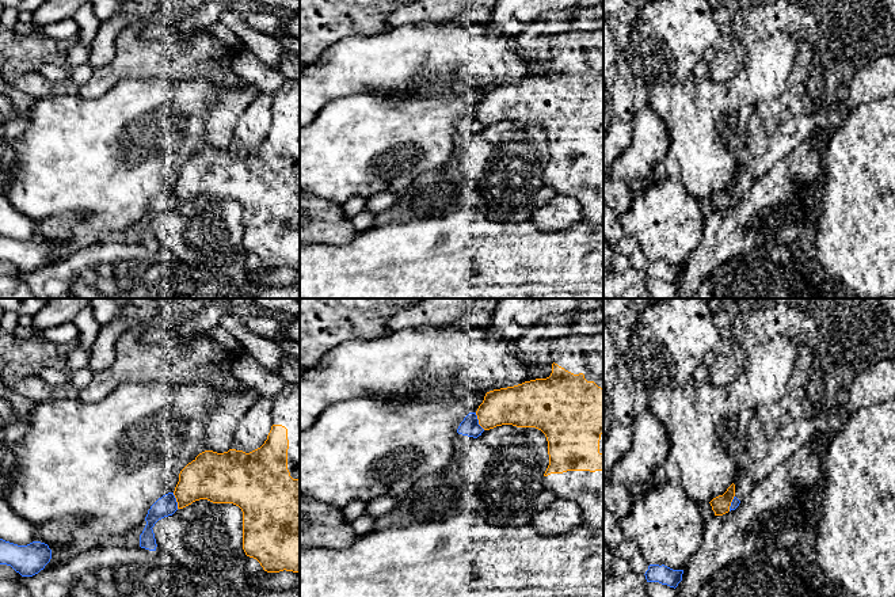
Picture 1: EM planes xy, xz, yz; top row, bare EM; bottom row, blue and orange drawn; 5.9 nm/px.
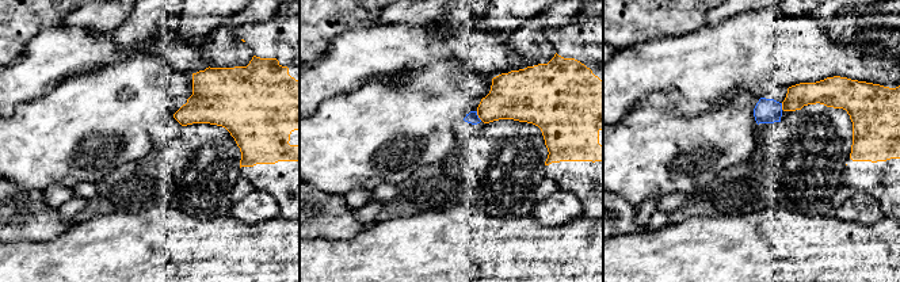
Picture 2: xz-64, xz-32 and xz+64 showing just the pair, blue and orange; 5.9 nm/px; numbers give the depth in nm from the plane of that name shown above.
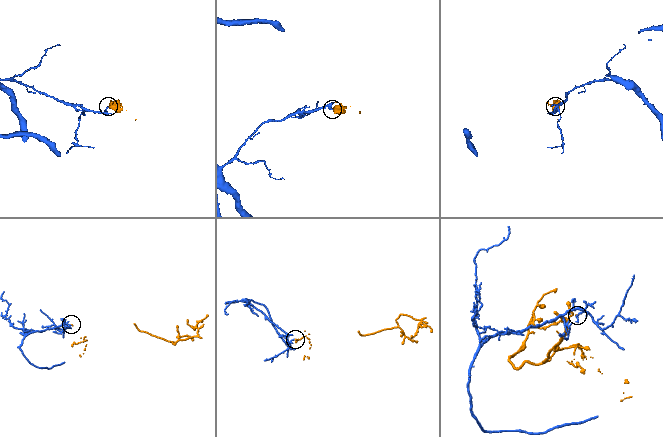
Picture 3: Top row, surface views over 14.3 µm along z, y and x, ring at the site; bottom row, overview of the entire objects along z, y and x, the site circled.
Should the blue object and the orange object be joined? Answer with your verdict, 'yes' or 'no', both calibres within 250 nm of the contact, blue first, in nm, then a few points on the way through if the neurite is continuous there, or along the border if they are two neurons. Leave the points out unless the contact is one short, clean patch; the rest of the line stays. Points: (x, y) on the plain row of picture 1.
no | 110/240 nm

